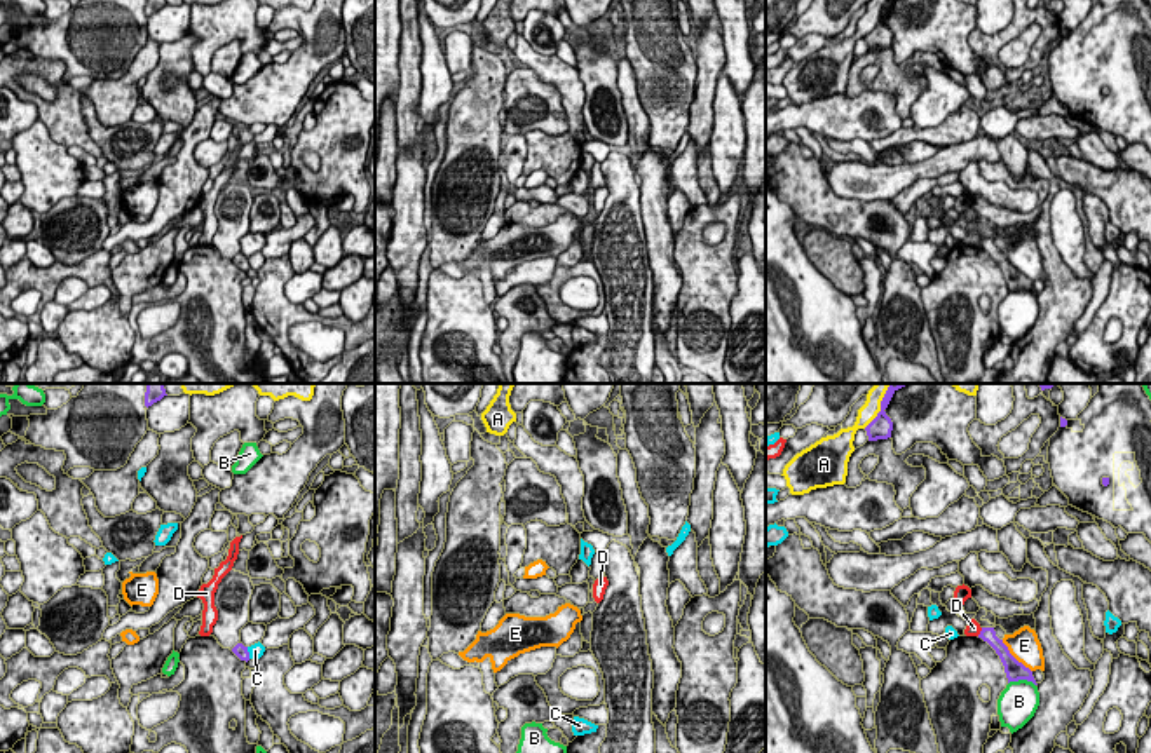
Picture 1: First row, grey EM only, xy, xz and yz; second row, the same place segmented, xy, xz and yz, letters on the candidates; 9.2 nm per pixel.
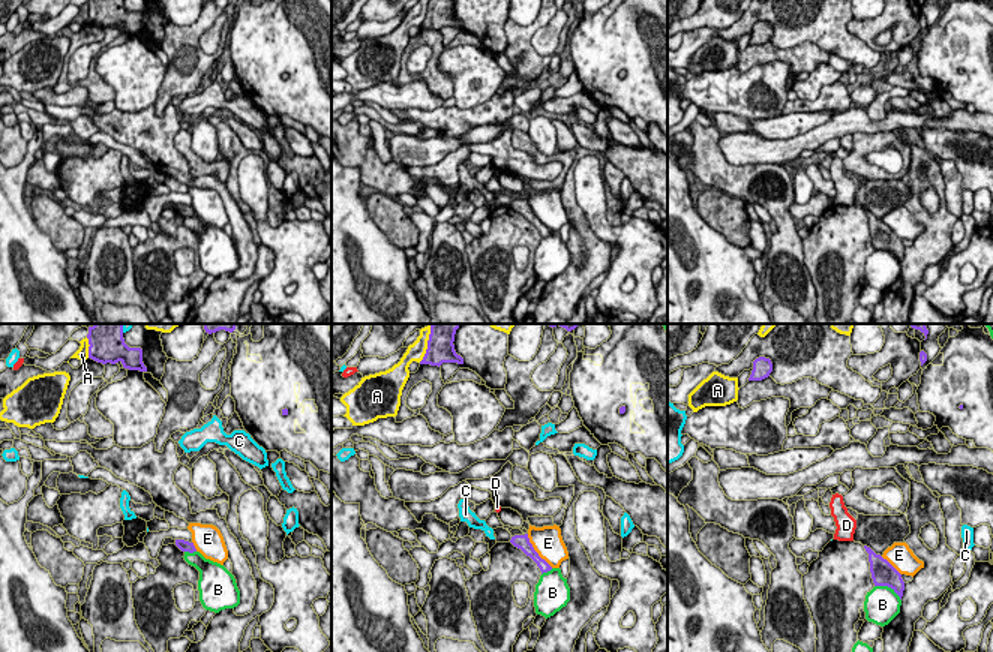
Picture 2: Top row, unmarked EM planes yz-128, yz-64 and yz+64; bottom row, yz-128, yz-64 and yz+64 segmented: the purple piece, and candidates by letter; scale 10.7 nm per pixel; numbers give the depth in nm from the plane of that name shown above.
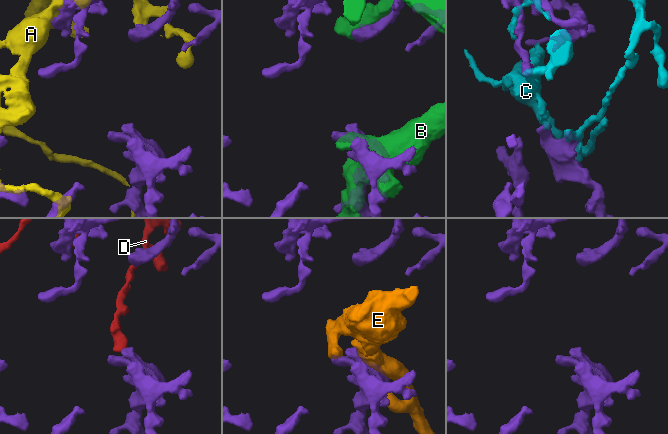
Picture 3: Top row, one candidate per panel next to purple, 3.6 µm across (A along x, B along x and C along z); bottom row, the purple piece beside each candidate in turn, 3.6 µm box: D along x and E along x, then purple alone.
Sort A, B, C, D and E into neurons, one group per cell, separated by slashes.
A / B / C / D / E

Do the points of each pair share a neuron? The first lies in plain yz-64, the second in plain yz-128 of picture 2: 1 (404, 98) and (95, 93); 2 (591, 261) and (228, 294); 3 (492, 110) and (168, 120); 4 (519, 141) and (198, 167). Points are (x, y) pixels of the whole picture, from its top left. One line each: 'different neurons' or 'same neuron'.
1: different neurons
2: same neuron
3: same neuron
4: same neuron

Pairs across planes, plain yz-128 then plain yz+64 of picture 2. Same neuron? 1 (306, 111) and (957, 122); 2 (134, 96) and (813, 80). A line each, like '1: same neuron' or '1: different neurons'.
1: different neurons
2: same neuron

